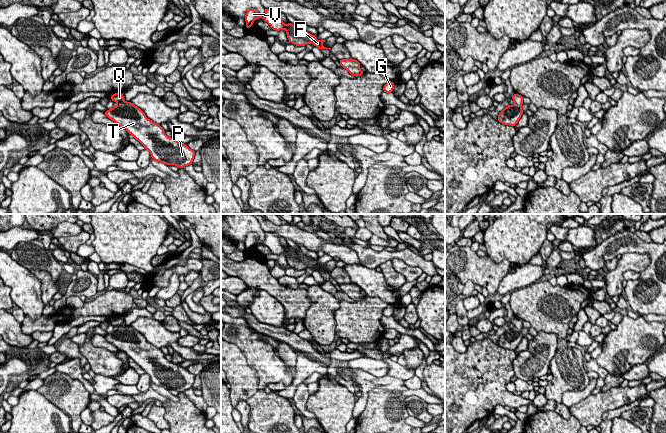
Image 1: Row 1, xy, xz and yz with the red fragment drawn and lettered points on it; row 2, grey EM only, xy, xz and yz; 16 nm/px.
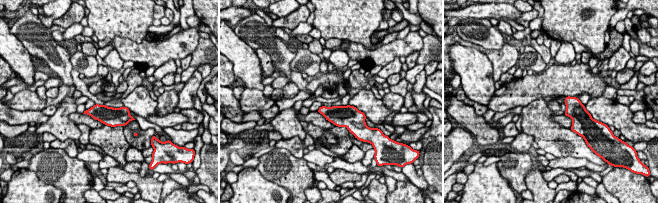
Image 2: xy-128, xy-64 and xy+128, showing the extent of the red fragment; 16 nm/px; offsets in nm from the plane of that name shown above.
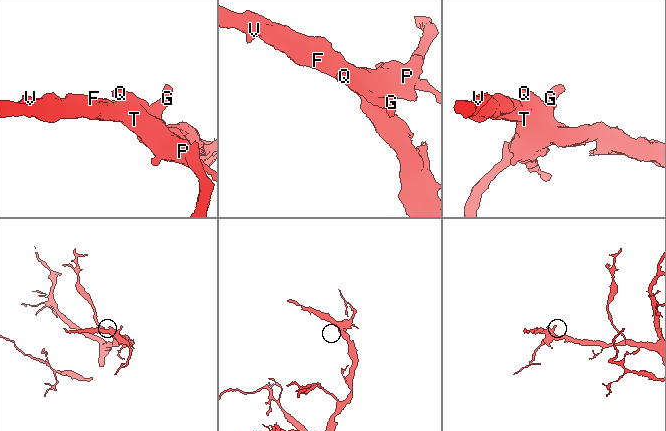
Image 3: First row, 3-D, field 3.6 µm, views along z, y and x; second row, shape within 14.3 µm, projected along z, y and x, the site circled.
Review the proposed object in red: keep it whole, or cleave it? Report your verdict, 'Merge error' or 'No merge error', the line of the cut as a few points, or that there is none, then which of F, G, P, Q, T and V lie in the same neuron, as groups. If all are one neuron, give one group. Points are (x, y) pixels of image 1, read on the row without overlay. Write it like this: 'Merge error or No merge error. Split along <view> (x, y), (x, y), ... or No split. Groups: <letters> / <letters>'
No merge error. No split. Groups: F G P Q T V

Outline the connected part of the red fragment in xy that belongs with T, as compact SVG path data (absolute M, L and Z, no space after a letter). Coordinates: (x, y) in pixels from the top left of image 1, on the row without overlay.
M114 317L111 324L118 328L104 338L119 351L126 353L151 378L155 385L168 390L183 392L192 388L195 375L187 368L168 361L161 349L148 343L145 337L132 326L124 325L124 319Z

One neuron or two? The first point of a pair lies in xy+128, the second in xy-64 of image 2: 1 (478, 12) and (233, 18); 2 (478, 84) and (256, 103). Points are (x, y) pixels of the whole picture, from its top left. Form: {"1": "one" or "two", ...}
{"1": "one", "2": "two"}

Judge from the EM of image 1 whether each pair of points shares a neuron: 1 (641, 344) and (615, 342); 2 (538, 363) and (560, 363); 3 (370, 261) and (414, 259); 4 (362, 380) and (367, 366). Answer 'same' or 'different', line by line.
1: same
2: different
3: same
4: different

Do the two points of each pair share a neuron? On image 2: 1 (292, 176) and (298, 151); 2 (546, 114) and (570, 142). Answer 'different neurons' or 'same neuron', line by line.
1: different neurons
2: same neuron

